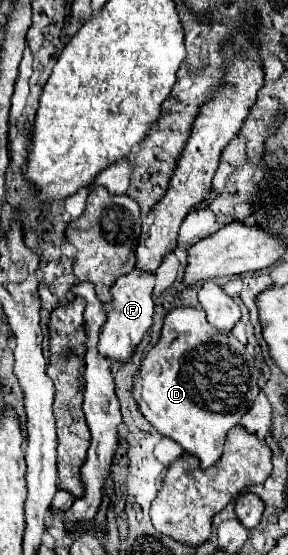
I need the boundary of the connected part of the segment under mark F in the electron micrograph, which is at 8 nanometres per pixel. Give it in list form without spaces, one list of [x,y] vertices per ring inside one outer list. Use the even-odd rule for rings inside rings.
[[[133,268],[129,274],[119,276],[111,288],[111,304],[107,310],[107,322],[99,332],[99,352],[117,362],[129,360],[135,346],[143,340],[145,332],[149,332],[153,324],[153,286],[155,274],[141,272],[141,268]]]

